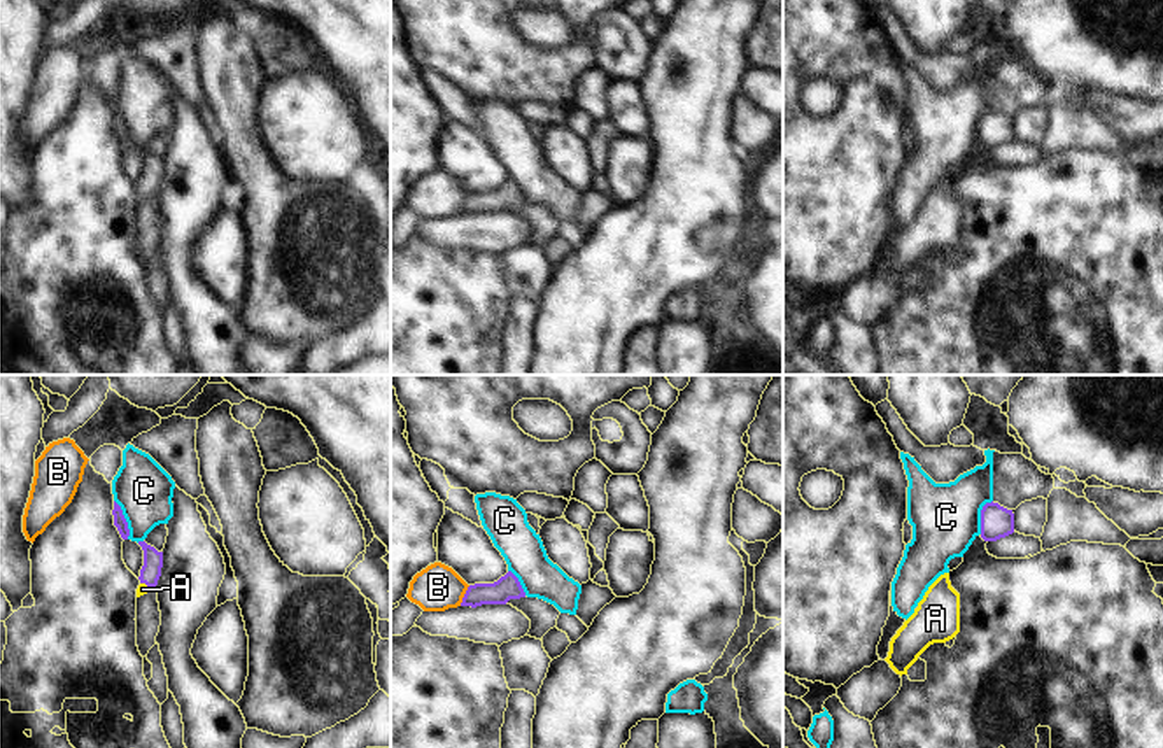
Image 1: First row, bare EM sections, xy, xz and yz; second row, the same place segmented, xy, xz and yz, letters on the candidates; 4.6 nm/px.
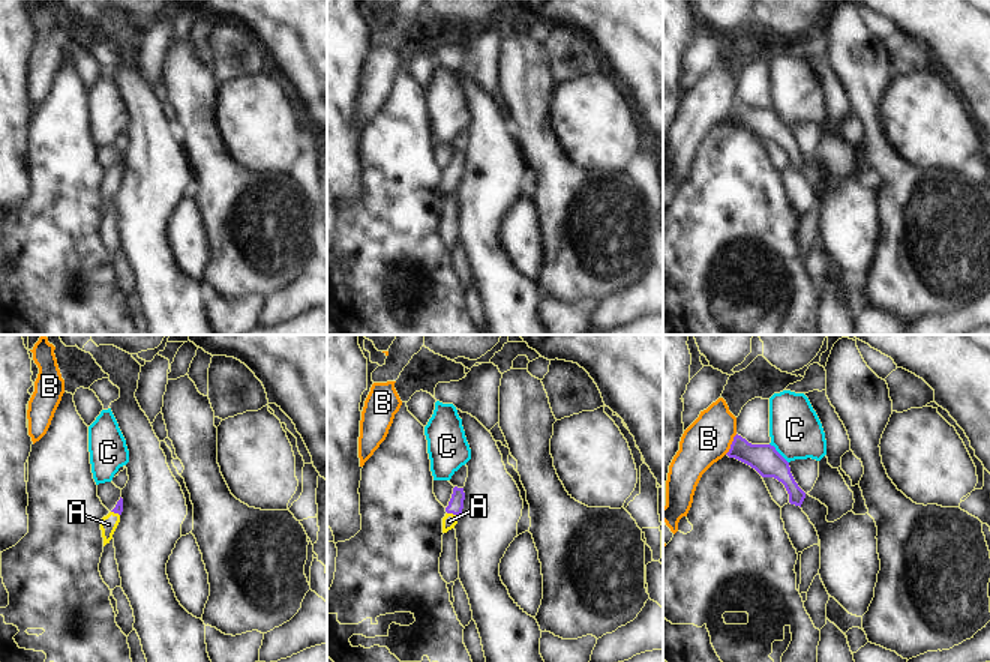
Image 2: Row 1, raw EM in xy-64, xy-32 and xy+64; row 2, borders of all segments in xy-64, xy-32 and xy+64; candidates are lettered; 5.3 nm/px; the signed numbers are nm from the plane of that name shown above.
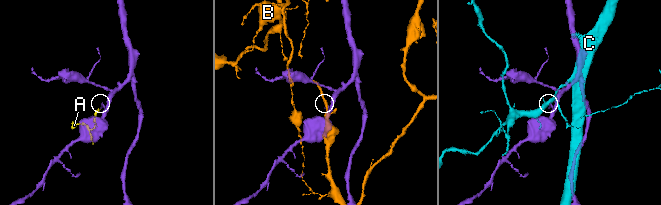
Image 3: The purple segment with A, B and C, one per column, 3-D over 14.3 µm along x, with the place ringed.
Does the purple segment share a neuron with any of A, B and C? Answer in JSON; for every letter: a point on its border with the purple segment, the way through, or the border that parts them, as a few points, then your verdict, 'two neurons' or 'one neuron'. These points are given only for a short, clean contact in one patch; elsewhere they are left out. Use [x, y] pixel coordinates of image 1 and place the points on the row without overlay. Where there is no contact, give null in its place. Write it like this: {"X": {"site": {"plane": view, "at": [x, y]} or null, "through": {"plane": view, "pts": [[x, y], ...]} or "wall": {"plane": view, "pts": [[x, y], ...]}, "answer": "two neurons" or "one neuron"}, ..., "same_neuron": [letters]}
{"A": {"site": {"plane": "xy", "at": [146, 191]}, "through": {"plane": "xy", "pts": [[153, 169], [146, 191], [142, 197]]}, "answer": "one neuron"}, "B": {"site": {"plane": "xz", "at": [465, 204]}, "answer": "two neurons"}, "C": {"site": {"plane": "xy", "at": [125, 127]}, "wall": {"plane": "xy", "pts": [[114, 107], [126, 130], [128, 146]]}, "answer": "two neurons"}, "same_neuron": ["A"]}

